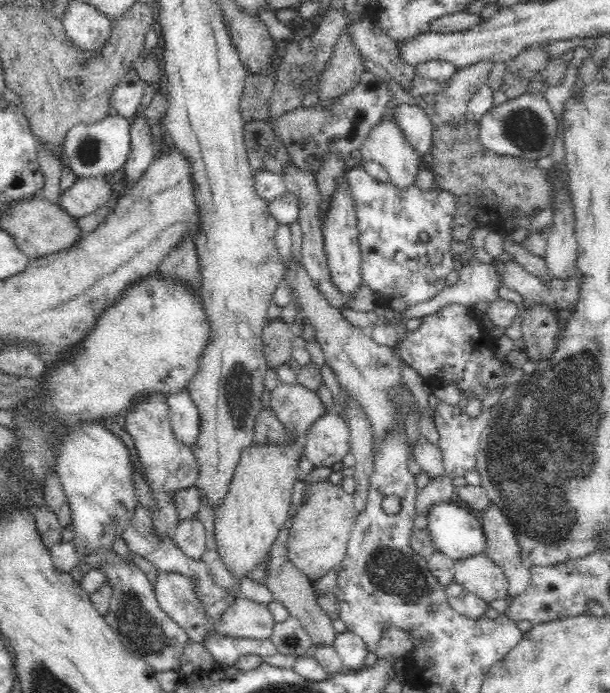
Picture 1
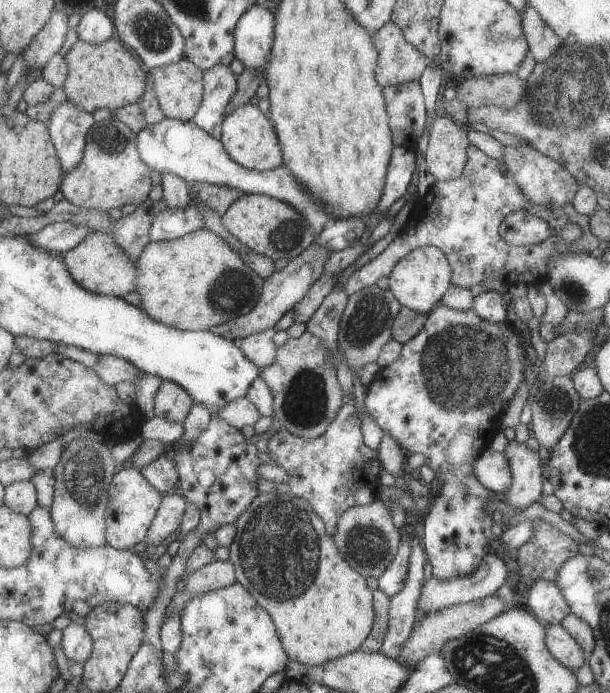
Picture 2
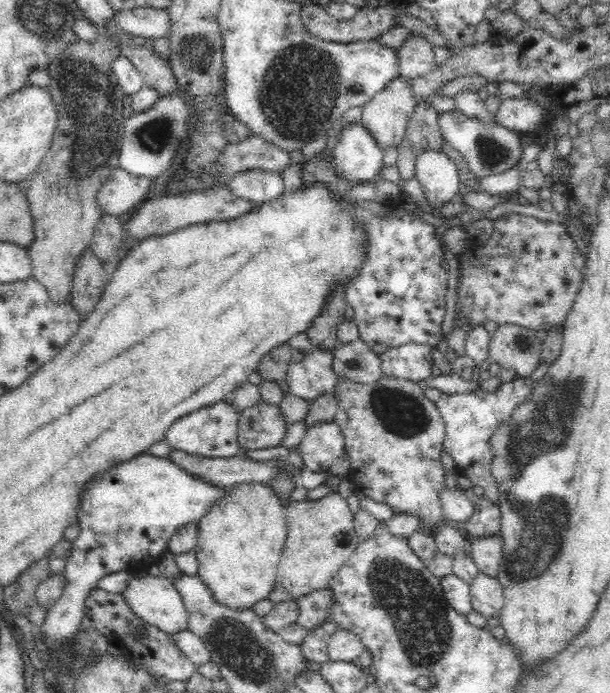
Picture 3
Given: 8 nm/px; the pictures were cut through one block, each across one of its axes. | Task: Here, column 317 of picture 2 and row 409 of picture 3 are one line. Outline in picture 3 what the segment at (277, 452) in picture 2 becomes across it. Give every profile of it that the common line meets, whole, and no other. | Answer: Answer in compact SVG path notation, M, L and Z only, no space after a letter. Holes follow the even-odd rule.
M530 377L514 378L510 382L501 383L494 392L485 391L479 386L476 390L466 393L441 393L441 397L435 401L445 424L443 450L452 457L456 474L468 477L473 487L482 487L485 498L497 505L500 504L498 502L500 493L498 493L498 482L492 475L494 456L489 444L497 426L504 421L507 423L516 406L527 399L534 383Z

